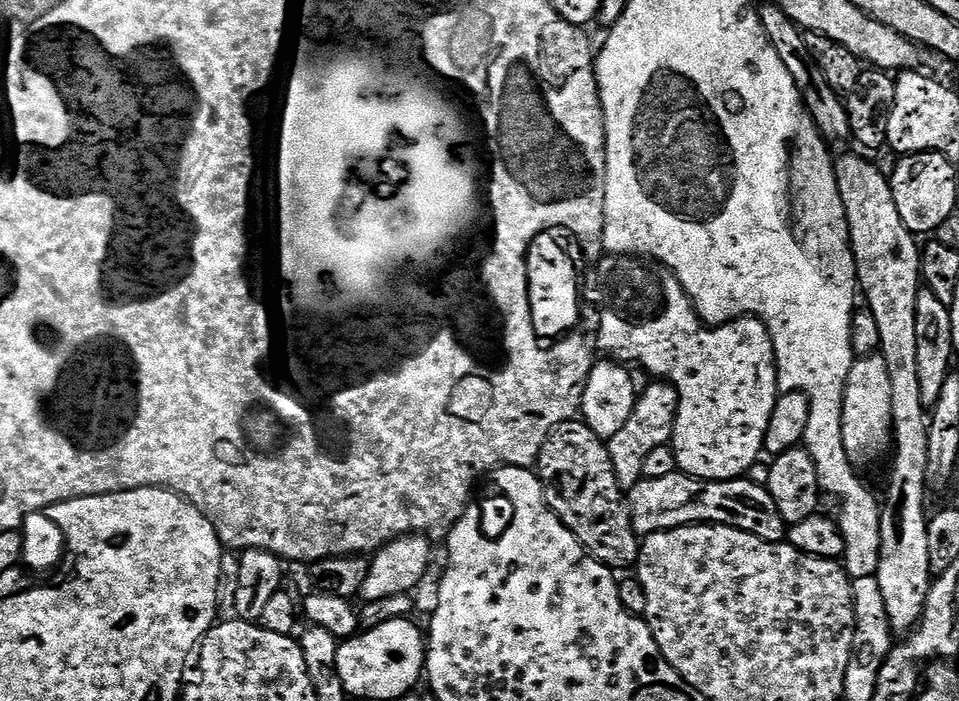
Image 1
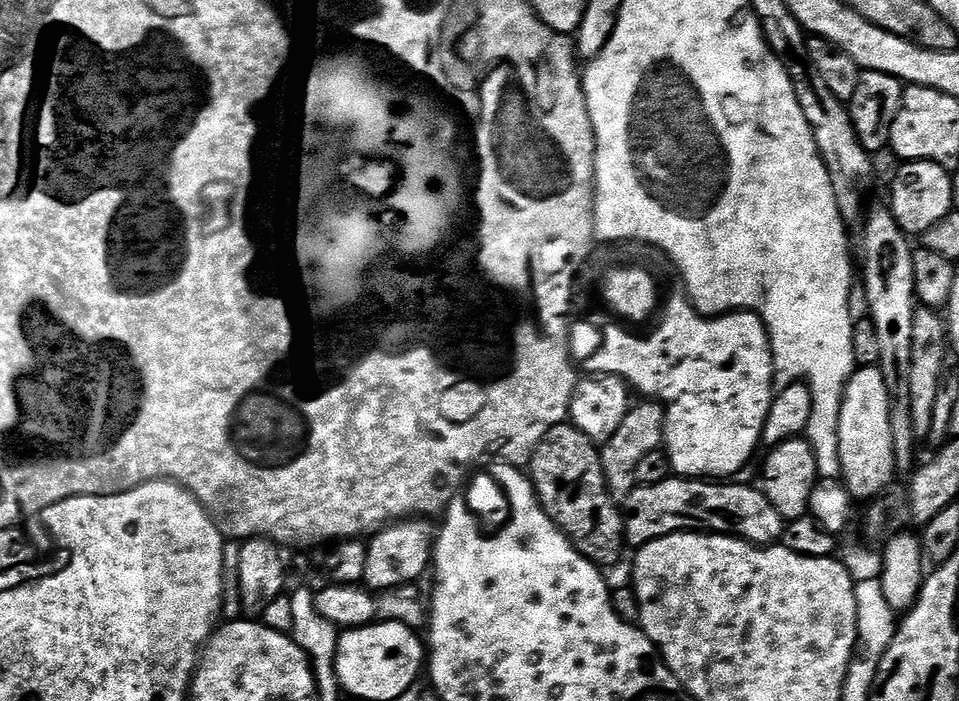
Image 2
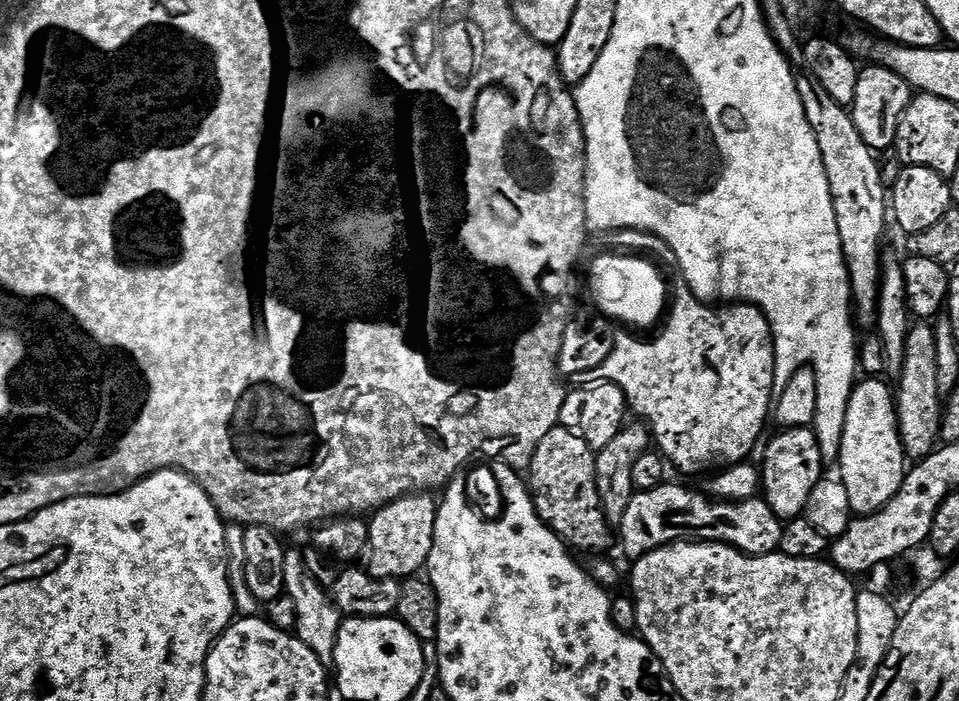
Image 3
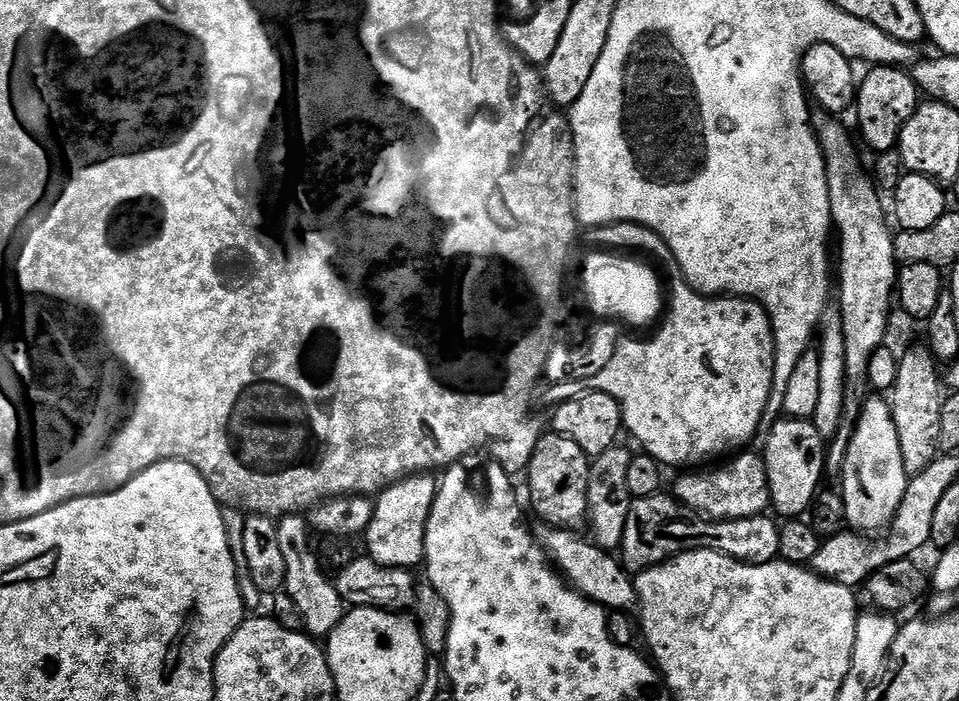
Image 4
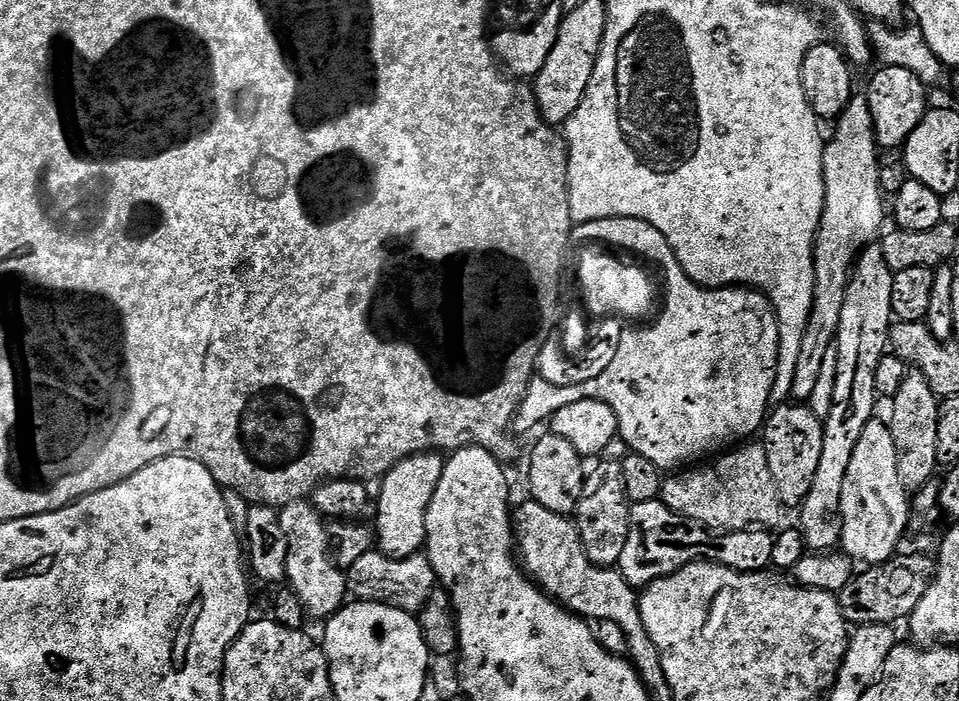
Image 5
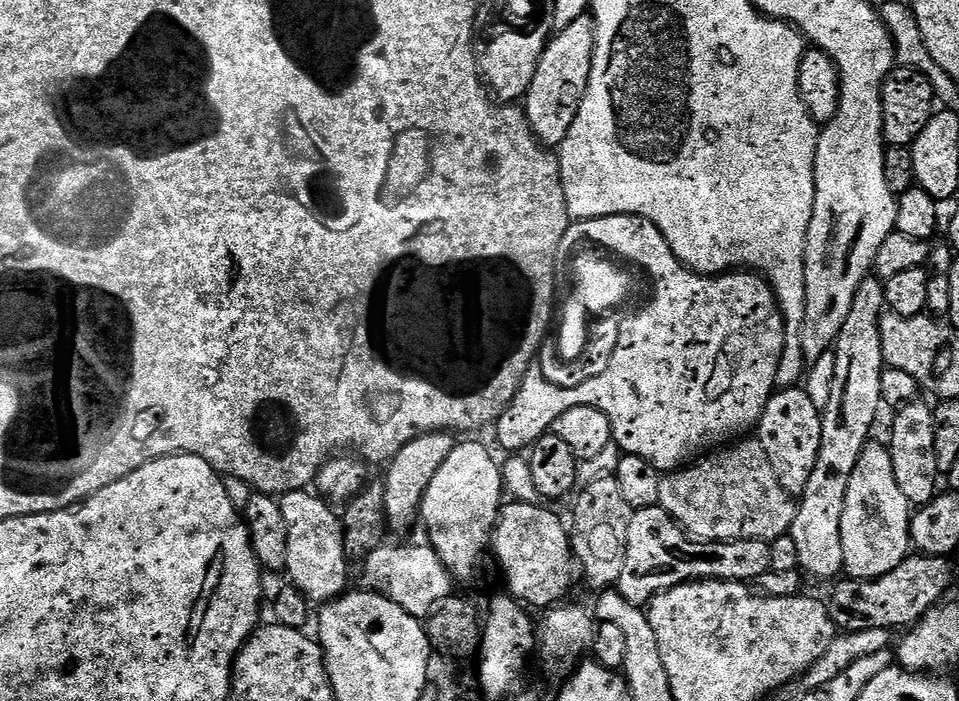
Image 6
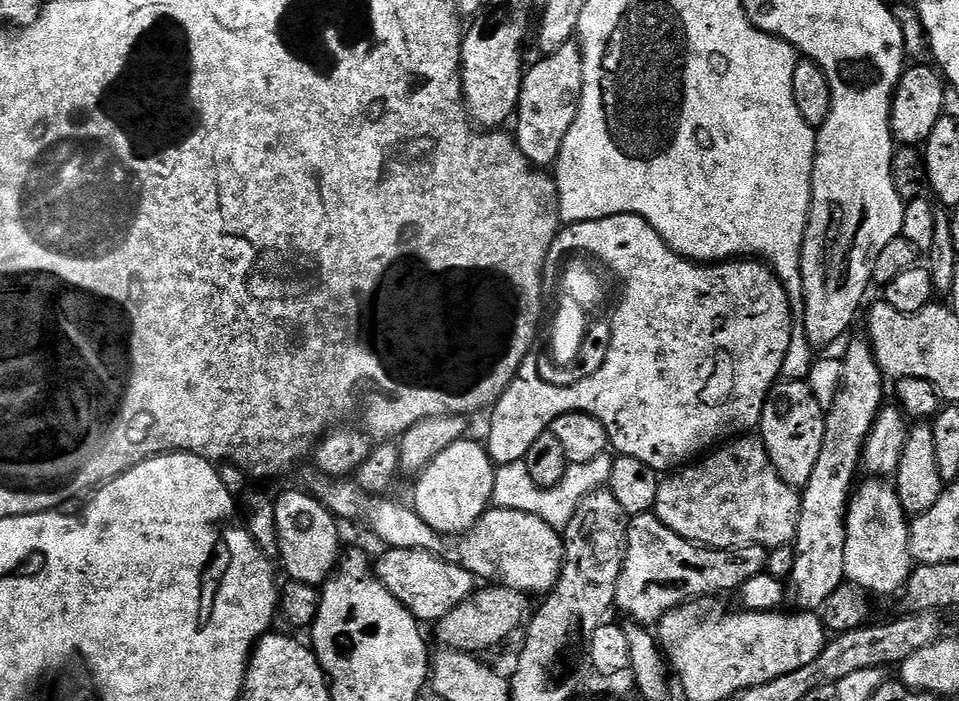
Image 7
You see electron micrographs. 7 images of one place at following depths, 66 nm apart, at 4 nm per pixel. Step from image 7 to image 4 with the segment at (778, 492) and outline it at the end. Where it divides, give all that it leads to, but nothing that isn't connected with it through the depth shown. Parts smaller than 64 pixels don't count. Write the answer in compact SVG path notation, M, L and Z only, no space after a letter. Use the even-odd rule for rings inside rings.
M744 450L725 459L721 468L688 470L676 480L674 495L681 504L693 508L701 516L714 520L737 520L751 516L763 516L769 511L772 499L766 478L766 466L759 451ZM712 468L712 469L711 469ZM708 471L709 472L704 472ZM685 475L685 476L684 476Z

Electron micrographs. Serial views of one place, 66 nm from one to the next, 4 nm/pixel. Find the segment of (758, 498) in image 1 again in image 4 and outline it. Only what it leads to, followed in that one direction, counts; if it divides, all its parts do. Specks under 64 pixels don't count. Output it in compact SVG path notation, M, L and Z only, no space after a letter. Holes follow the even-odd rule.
M664 495L633 499L630 514L626 518L626 534L618 549L622 563L629 573L645 572L679 552L689 552L695 548L721 552L747 564L765 564L779 557L780 524L771 515L714 520L701 516L693 508L687 508L675 495Z

